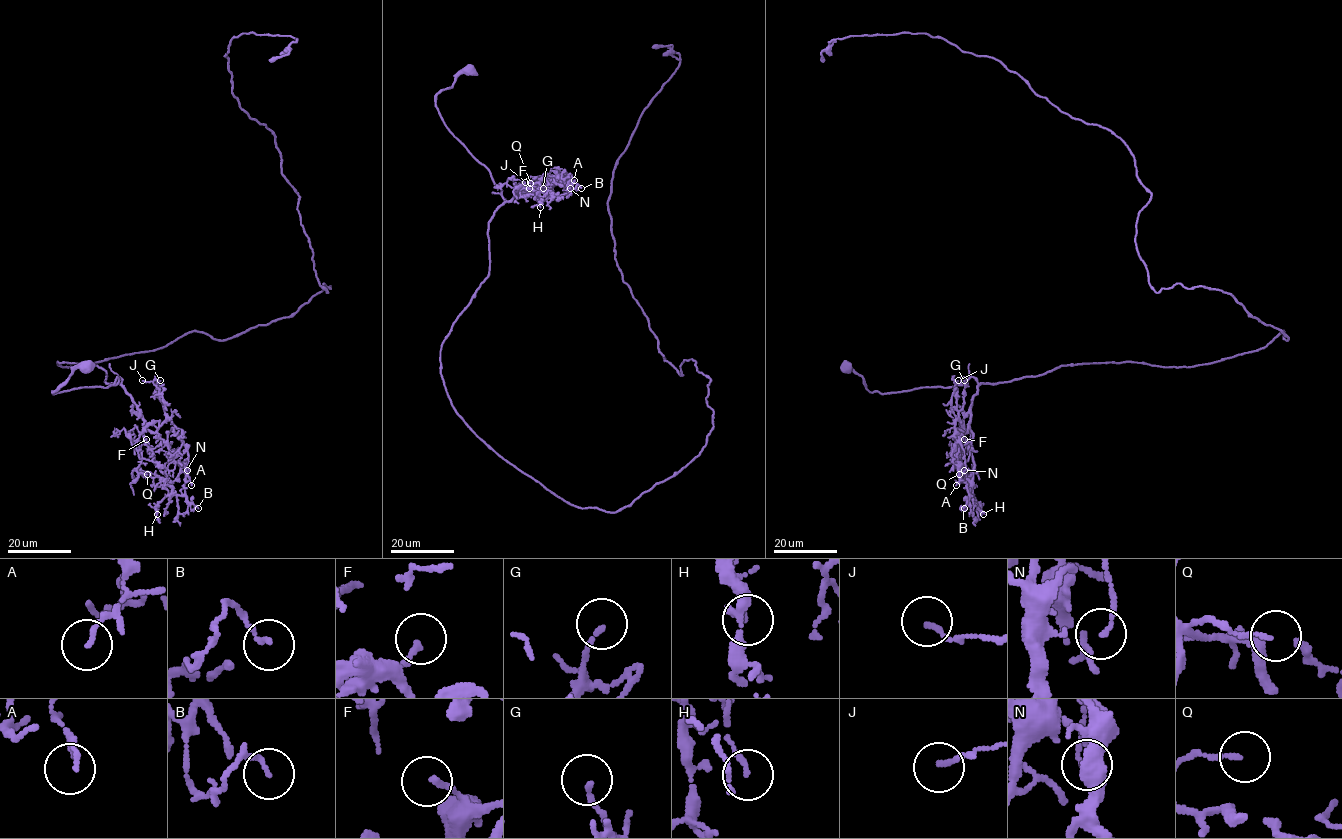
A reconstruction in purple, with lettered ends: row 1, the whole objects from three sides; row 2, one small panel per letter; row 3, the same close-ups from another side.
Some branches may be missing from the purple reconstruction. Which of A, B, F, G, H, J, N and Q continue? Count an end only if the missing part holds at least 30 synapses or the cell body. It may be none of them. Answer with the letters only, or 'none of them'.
none of them

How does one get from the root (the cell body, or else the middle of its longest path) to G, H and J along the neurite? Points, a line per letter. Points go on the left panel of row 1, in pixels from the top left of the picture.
G: (85, 367), (76, 367), (52, 393), (107, 387), (119, 377), (153, 432), (166, 417), (155, 390), (160, 380)
H: (85, 367), (52, 393), (122, 379), (154, 464), (172, 488), (157, 514)
J: (85, 367), (52, 393), (107, 387), (119, 377), (154, 432), (166, 414), (157, 387), (142, 380)

